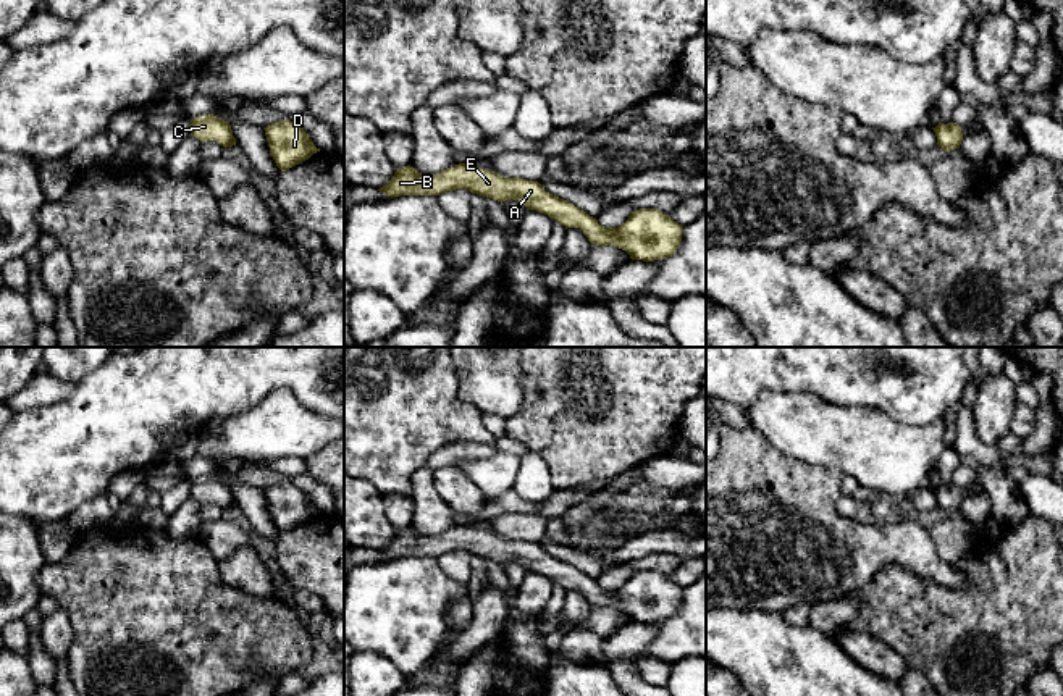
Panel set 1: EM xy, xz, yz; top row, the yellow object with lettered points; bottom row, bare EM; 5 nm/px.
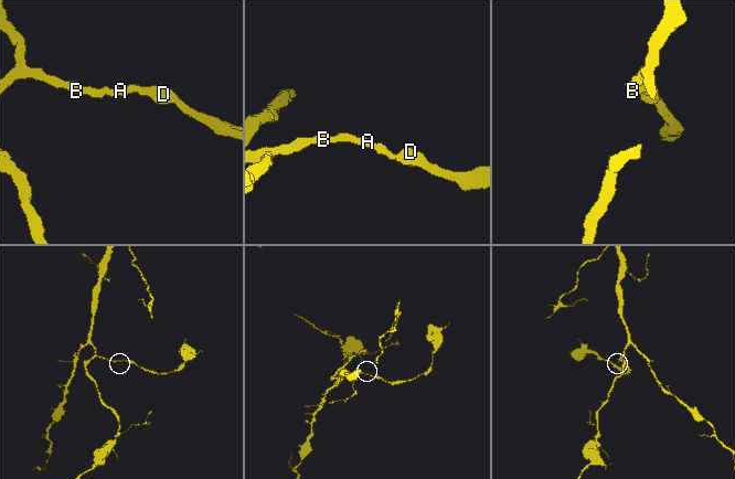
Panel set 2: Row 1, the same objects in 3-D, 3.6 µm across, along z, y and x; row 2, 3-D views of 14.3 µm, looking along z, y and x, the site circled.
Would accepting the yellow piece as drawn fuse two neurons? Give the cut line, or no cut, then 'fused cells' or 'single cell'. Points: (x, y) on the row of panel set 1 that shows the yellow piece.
no cut; single cell

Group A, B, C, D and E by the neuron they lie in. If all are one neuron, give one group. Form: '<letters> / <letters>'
A B C D E

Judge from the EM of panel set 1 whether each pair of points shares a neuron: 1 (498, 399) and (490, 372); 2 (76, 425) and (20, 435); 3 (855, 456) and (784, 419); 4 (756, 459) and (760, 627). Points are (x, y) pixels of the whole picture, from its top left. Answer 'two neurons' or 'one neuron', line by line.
1: one neuron
2: one neuron
3: one neuron
4: two neurons

